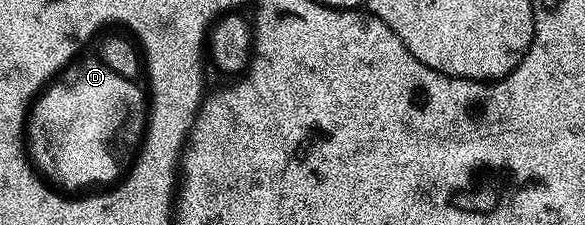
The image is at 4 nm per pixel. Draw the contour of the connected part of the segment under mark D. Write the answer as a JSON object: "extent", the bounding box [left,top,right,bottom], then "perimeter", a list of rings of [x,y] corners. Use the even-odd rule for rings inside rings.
{"extent":[18,17,154,205],"perimeter":[[[106,17],[106,21],[98,21],[82,41],[78,41],[78,49],[50,73],[50,77],[42,77],[42,87],[30,105],[22,105],[22,125],[18,125],[18,153],[22,153],[22,161],[26,161],[26,169],[30,169],[30,177],[50,193],[50,197],[58,197],[58,201],[66,201],[66,205],[82,205],[82,201],[98,201],[98,197],[110,197],[110,193],[118,193],[118,189],[126,189],[126,181],[134,177],[134,169],[138,169],[138,161],[142,161],[142,153],[146,153],[146,141],[150,141],[150,125],[154,125],[154,77],[150,77],[150,53],[146,53],[146,41],[142,41],[142,33],[130,25],[130,21],[122,21],[122,17]]]}

